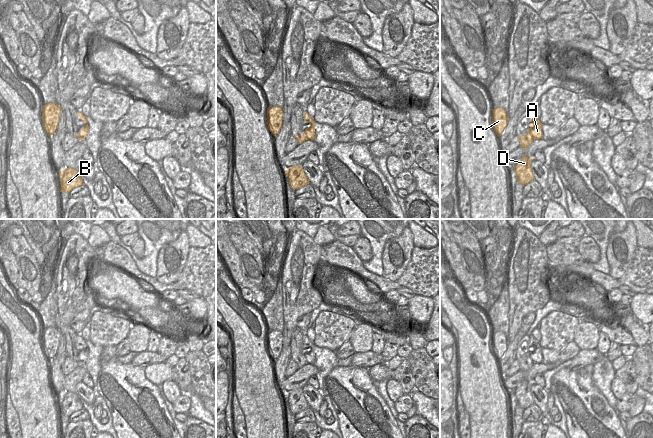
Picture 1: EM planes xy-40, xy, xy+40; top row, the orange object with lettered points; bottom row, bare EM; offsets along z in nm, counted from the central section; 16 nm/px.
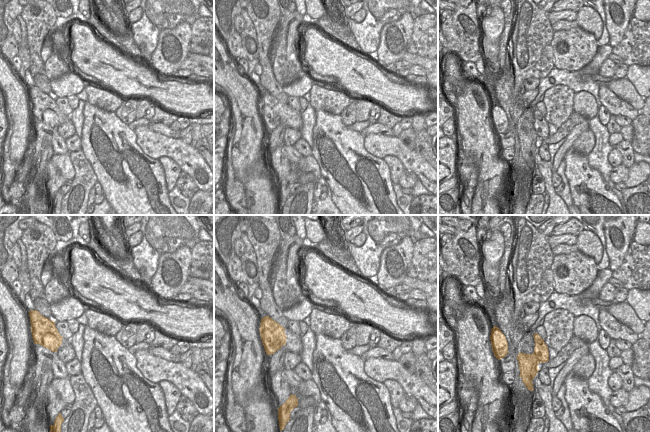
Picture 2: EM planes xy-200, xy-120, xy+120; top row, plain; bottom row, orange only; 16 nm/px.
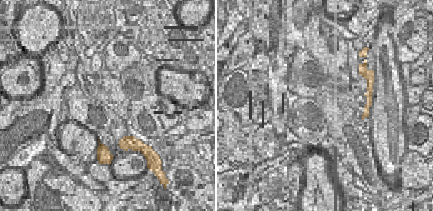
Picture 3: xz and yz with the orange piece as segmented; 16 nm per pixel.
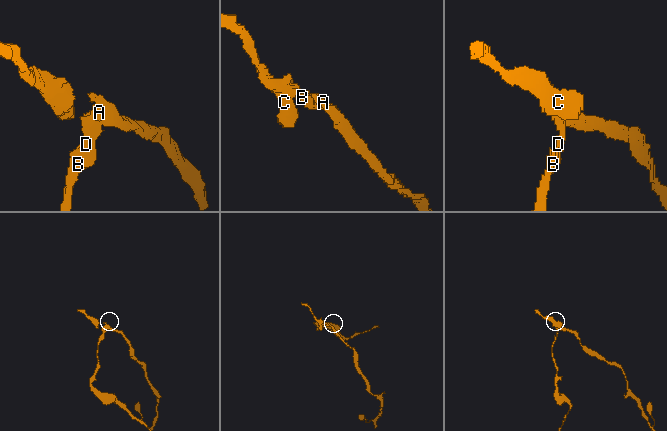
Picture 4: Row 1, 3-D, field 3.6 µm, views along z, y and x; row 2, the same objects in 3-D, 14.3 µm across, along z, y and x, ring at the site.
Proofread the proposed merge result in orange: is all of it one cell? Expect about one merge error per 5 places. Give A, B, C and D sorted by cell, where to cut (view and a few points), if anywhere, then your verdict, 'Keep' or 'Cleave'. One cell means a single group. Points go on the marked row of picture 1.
Groups: A C / B D. Split along xy+40 (529, 129), (534, 139). Cleave.

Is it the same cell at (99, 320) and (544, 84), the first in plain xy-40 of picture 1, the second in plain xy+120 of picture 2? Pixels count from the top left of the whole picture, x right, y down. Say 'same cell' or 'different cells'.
different cells

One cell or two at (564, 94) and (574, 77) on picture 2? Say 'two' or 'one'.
two

